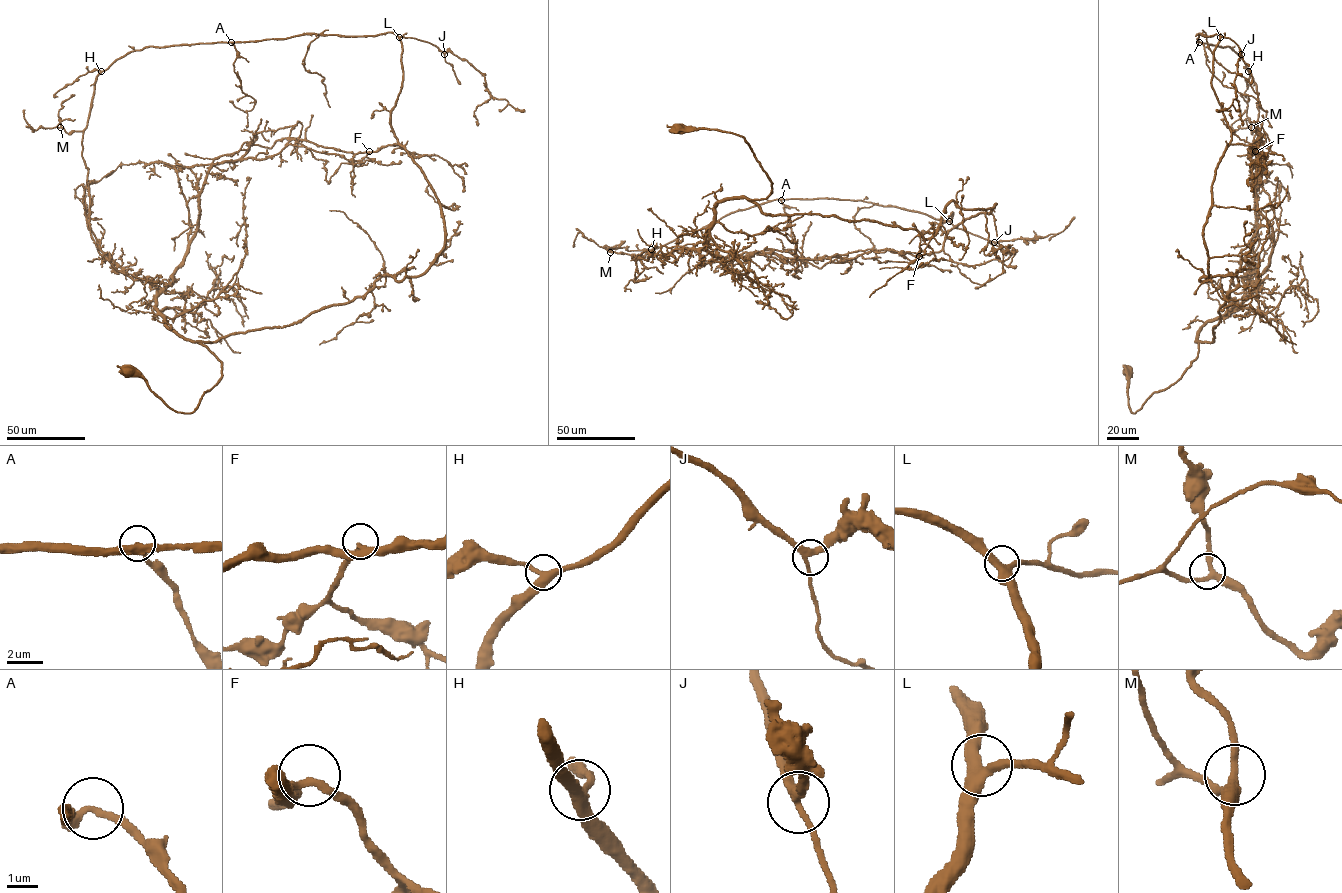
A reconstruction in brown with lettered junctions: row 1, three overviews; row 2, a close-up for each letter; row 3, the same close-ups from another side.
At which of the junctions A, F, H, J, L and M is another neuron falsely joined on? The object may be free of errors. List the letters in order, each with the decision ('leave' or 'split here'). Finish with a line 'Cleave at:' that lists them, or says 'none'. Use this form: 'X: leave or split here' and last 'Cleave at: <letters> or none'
A: leave
F: leave
H: leave
J: leave
L: leave
M: leave
Cleave at: none

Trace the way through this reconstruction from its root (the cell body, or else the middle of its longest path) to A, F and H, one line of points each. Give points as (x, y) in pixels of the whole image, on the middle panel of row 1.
A: (676, 128), (741, 135), (771, 192), (719, 201), (706, 250), (663, 245), (647, 260), (632, 258), (781, 200)
F: (676, 128), (741, 135), (771, 182), (765, 198), (715, 208), (706, 248), (737, 274), (754, 252), (919, 256)
H: (676, 128), (741, 135), (771, 192), (719, 201), (706, 250), (663, 245), (647, 260), (632, 257), (651, 249)

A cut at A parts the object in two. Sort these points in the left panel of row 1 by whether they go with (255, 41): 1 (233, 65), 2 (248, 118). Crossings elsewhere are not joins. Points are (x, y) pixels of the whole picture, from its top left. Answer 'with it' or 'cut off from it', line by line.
1: cut off from it
2: cut off from it

